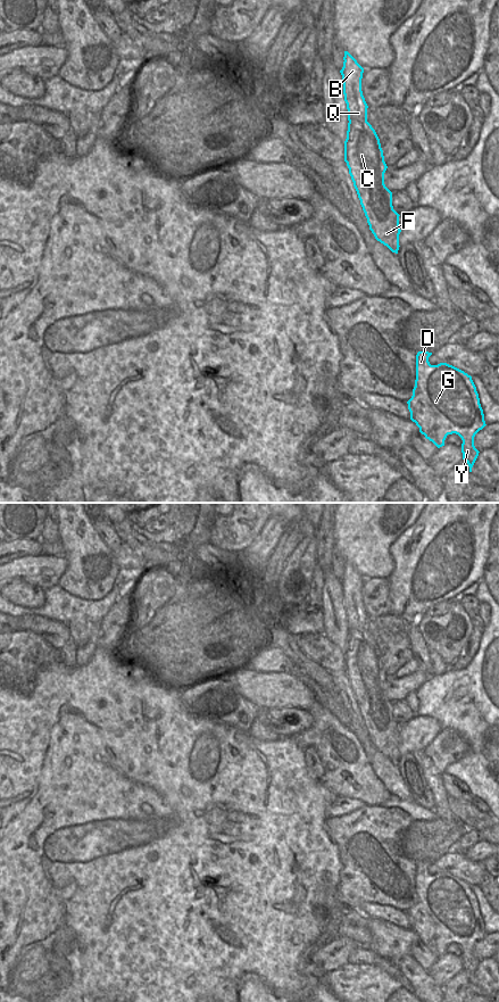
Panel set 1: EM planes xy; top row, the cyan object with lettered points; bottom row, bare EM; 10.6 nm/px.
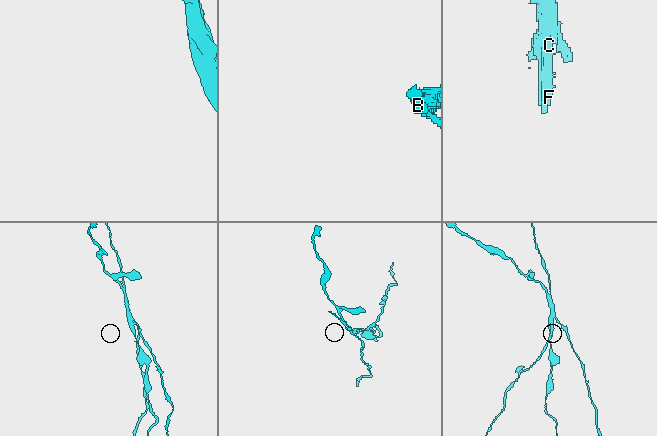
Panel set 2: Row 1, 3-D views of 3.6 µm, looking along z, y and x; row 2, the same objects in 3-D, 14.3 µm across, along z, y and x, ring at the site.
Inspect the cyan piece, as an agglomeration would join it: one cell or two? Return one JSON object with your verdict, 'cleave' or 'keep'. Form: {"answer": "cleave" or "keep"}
{"answer": "cleave"}

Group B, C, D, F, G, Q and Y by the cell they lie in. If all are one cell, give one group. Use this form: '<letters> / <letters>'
B Q / C D F G Y

